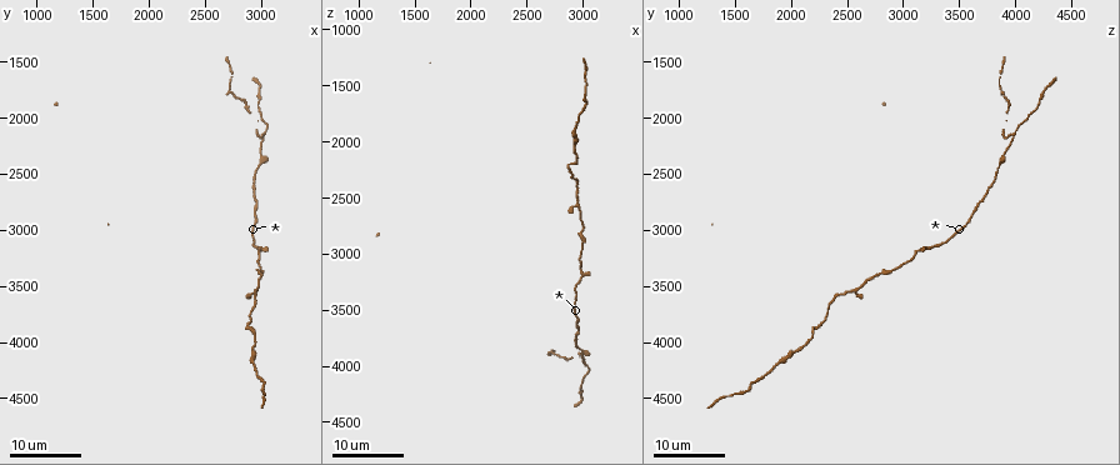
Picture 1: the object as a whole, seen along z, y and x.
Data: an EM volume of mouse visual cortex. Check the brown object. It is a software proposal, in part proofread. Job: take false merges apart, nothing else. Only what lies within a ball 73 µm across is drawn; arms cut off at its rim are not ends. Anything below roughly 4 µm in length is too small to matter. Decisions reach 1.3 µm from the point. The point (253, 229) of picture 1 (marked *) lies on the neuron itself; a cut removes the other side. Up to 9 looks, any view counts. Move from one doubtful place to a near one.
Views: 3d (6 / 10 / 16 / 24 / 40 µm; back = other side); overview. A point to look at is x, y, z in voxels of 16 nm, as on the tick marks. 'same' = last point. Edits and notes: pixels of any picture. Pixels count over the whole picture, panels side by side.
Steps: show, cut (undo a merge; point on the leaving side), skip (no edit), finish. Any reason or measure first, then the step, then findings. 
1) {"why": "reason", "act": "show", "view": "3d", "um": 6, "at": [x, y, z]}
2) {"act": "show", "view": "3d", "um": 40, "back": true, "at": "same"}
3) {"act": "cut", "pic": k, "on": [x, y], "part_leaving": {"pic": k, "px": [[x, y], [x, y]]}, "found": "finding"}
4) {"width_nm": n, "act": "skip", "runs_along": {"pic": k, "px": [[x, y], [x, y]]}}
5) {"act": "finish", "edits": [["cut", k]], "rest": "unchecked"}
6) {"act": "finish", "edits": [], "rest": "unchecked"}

{"act": "show", "view": "3d", "um": 16, "at": [2840, 3880, 2200]}

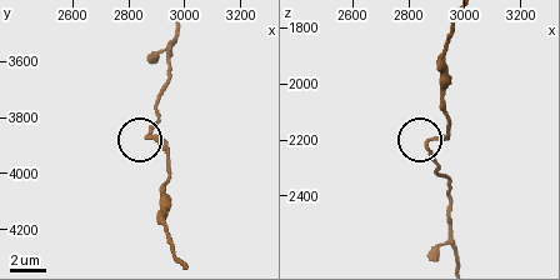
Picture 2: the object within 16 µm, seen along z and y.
{"why": "closer look", "act": "show", "view": "3d", "um": 6, "at": [2870, 3870, 2210]}

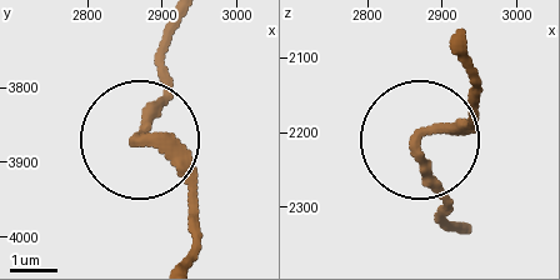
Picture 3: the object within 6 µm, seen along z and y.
{"act": "skip", "found": "one neuron here"}

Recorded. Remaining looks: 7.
{"why": "calibre changes", "act": "show", "view": "3d", "um": 16, "at": [3020, 4440, 1560]}

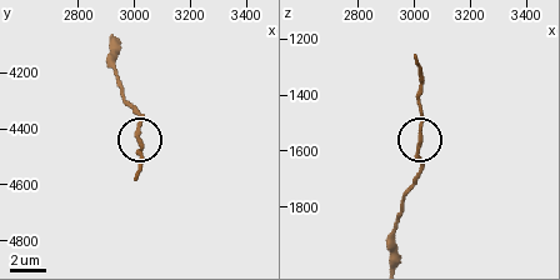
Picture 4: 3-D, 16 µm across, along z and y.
{"act": "show", "view": "3d", "um": 10, "at": [3030, 4460, 1560]}

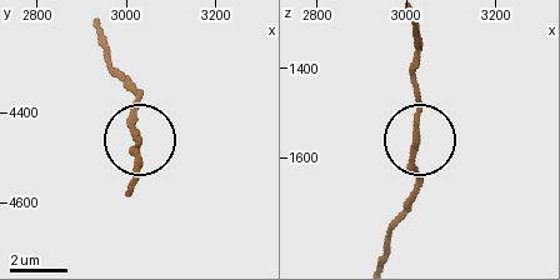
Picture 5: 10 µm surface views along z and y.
{"act": "skip", "runs_along": {"pic": 5, "px": [[383, 255], [416, 179], [416, 64]]}, "found": "continuous, no second neuron"}

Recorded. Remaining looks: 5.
{"why": "sudden change in width", "act": "show", "view": "3d", "um": 24, "at": [2900, 4160, 1920]}

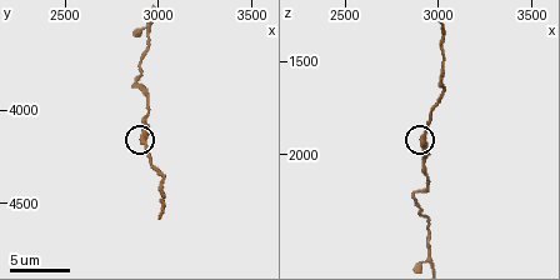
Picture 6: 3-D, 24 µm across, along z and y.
{"why": "closer look", "act": "show", "view": "3d", "um": 6, "at": [2920, 4160, 1900]}

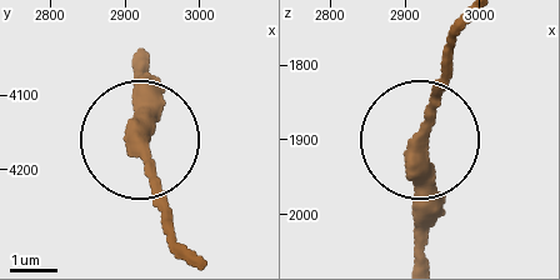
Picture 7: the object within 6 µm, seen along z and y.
{"width_nm": 370, "act": "skip", "runs_along": {"pic": 7, "px": [[424, 258], [424, 114], [448, 34]]}, "found": "all the same neuron"}

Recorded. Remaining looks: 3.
{"why": "narrows sharply", "act": "show", "view": "3d", "um": 24, "at": [2800, 1800, 3920]}

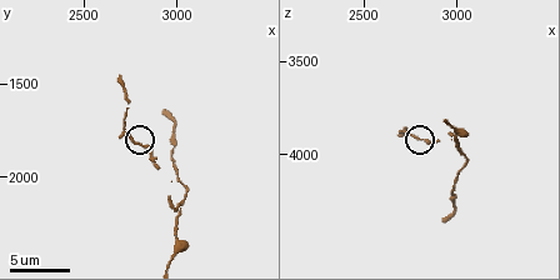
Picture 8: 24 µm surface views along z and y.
{"act": "show", "view": "3d", "um": 6, "at": [2800, 1820, 3900]}

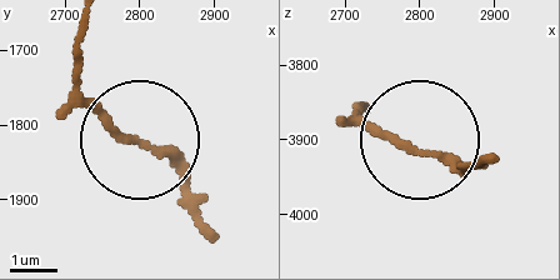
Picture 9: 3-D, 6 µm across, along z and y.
{"act": "skip", "found": "all the same neuron"}

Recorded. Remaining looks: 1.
{"act": "finish", "edits": [], "rest": "unchecked"}

